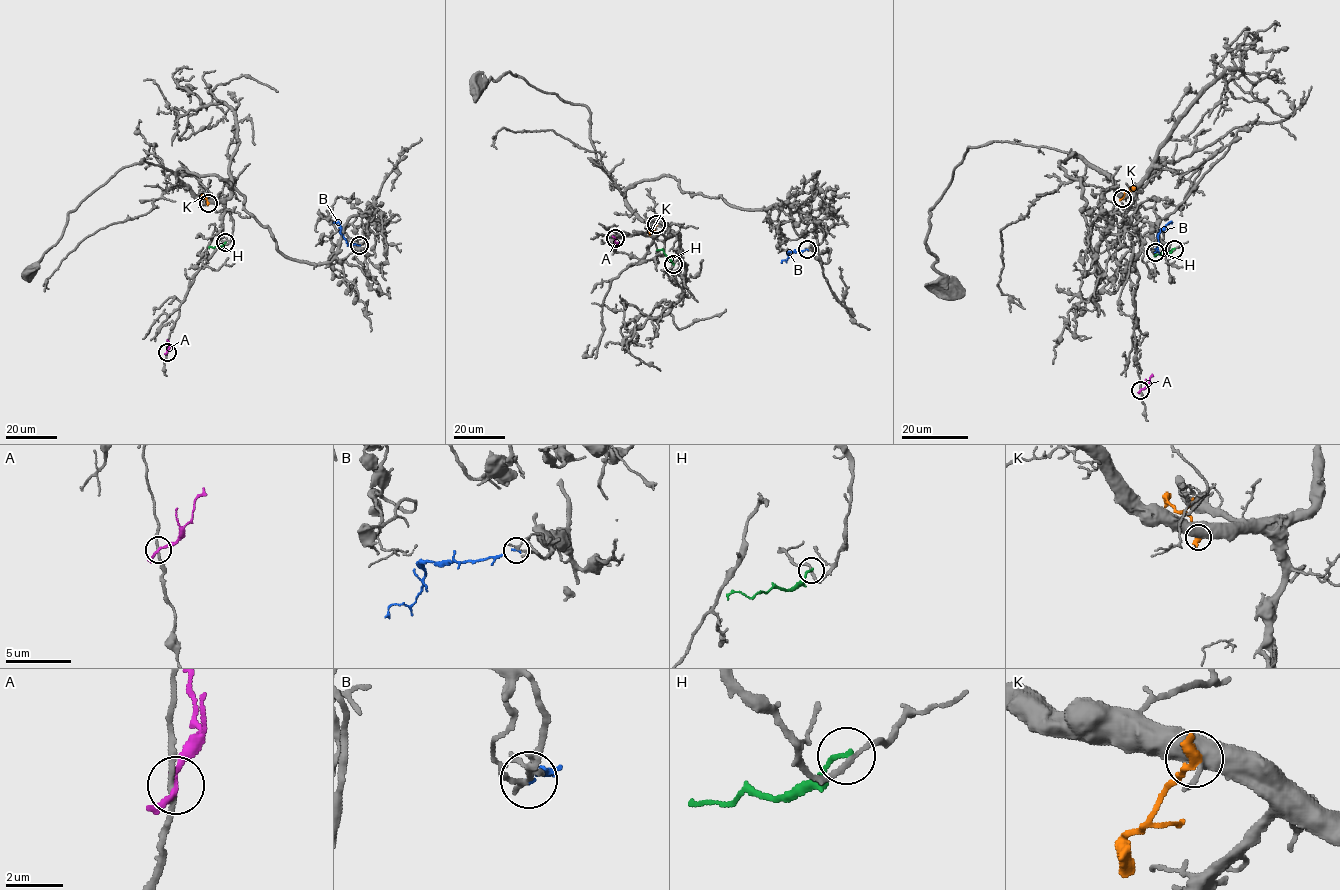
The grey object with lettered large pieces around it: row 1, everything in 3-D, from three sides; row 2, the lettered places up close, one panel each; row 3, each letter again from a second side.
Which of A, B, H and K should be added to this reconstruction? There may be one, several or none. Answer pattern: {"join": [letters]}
{"join": []}

